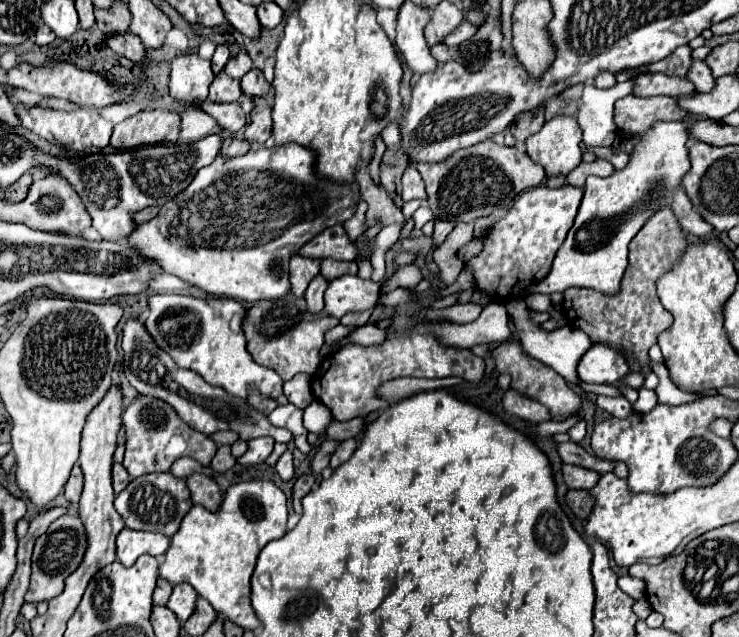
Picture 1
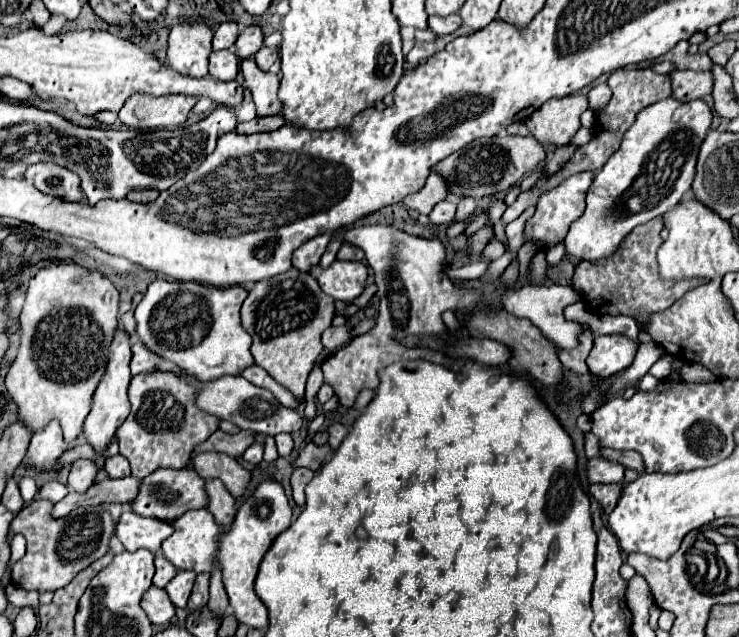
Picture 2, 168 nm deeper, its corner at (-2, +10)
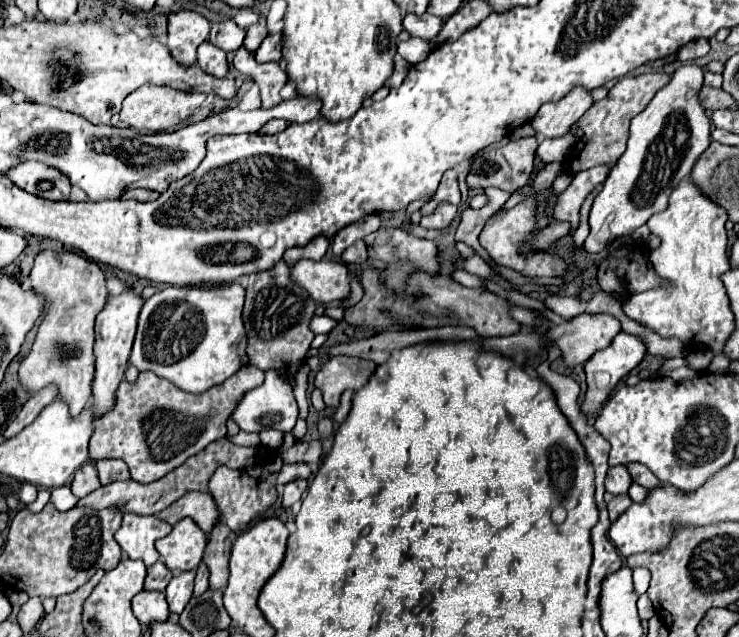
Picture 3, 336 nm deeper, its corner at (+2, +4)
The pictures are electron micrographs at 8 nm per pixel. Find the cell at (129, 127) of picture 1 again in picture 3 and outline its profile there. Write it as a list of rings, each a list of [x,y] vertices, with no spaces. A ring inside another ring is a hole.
[[[141,86],[137,92],[125,98],[123,108],[121,108],[121,122],[127,124],[129,128],[141,130],[141,132],[163,132],[171,126],[177,126],[183,122],[187,116],[191,116],[205,100],[205,94],[197,92],[179,92],[167,86]]]

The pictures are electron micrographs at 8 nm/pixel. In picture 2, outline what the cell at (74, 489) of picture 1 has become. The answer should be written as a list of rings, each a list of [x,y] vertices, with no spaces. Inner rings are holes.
[[[85,458],[75,460],[69,472],[69,490],[85,492],[95,482],[95,476],[97,476],[97,468],[93,460],[85,460]]]

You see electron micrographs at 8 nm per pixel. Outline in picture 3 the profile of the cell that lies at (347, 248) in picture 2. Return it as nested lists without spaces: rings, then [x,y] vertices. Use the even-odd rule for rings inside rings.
[[[357,240],[355,244],[351,244],[351,248],[347,248],[341,254],[341,260],[347,264],[365,264],[367,262],[367,246],[363,240]]]

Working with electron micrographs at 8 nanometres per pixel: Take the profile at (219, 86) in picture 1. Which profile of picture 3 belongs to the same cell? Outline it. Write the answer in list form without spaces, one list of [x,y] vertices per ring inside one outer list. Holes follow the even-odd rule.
[[[205,42],[197,50],[197,64],[211,76],[223,78],[227,74],[227,54],[219,48],[215,48],[211,42]]]

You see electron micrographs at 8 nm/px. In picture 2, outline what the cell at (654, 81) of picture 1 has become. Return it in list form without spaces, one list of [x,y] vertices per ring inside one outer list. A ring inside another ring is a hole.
[[[673,70],[669,72],[673,98],[679,102],[703,98],[711,94],[713,80],[709,72],[695,72],[695,70]]]

